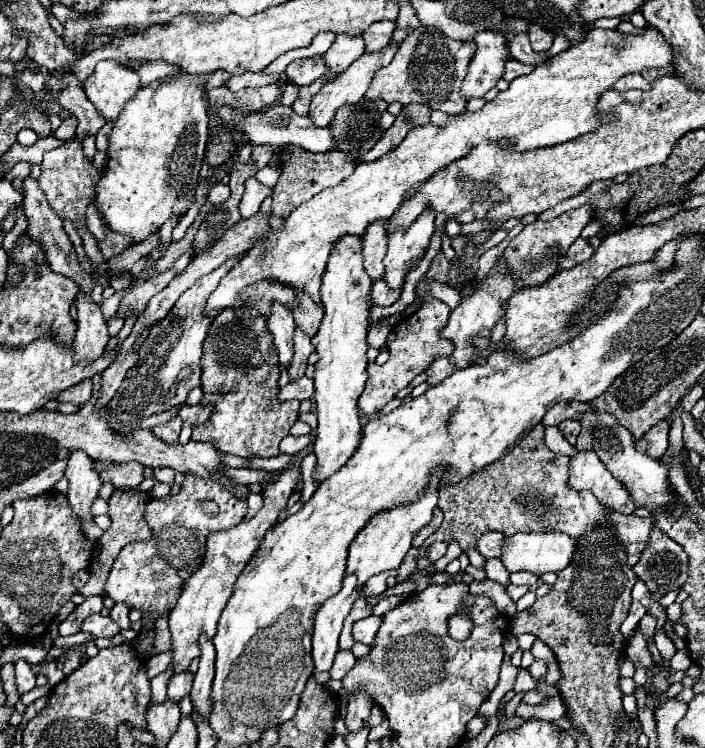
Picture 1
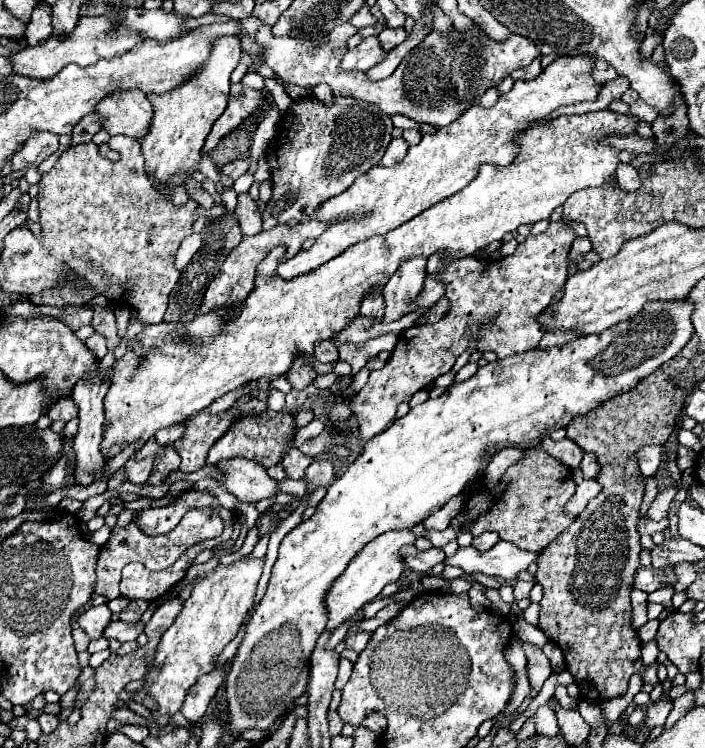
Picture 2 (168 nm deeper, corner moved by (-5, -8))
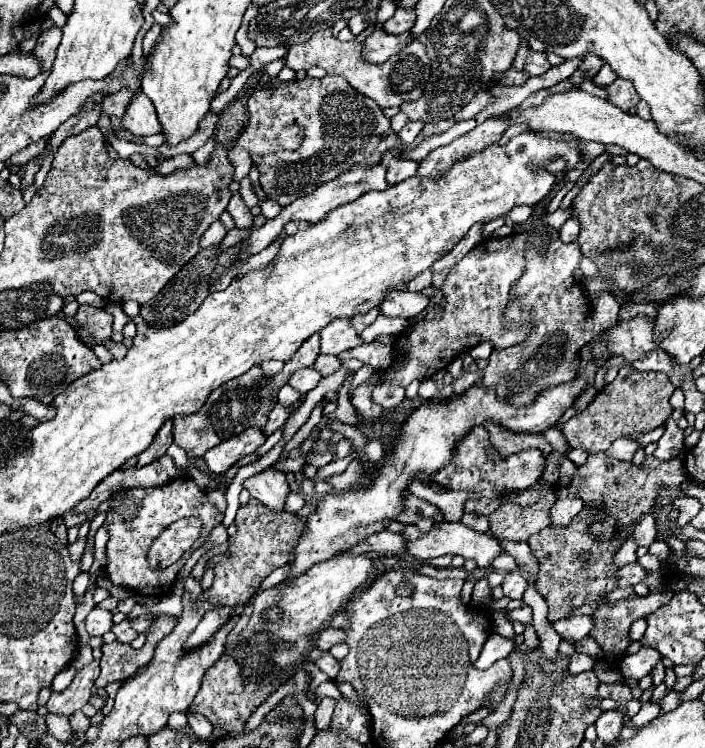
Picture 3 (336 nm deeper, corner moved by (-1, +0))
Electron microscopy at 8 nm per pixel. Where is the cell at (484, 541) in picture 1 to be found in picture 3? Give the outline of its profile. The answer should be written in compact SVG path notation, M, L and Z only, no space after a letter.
M464 513L460 521L462 521L464 525L468 525L470 529L478 531L478 533L486 533L486 531L490 529L488 517L484 517L484 515L476 515L476 513Z

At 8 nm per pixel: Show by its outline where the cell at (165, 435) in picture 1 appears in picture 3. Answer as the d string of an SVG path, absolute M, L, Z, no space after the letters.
M168 455L160 457L158 461L154 461L146 467L116 469L104 481L100 481L100 485L96 485L96 489L84 501L80 501L74 507L74 513L86 513L86 511L98 509L98 505L102 501L106 501L108 495L112 495L114 491L118 491L122 487L156 487L156 485L164 485L176 477L182 477L182 473Z

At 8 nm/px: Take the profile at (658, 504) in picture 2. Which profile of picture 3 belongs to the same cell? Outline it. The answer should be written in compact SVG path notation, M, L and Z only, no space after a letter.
M647 514L644 519L634 527L632 533L632 539L638 544L638 546L648 547L656 539L656 526L654 517L651 514Z

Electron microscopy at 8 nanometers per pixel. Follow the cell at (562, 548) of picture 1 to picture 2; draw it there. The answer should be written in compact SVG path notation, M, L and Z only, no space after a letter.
M500 541L492 549L480 553L474 547L458 549L454 557L448 557L446 563L464 569L466 573L484 573L500 577L506 581L516 581L520 571L528 571L530 563L536 563L540 553L518 549L508 541Z

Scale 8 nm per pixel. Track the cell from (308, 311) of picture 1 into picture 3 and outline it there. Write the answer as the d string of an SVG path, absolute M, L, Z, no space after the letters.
M315 333L304 341L291 360L284 363L280 373L266 375L258 365L254 365L248 373L244 373L244 377L236 377L236 381L228 381L220 385L220 389L216 389L216 393L208 397L204 409L198 409L196 413L188 413L188 415L184 413L182 417L174 417L174 443L186 451L192 451L196 457L202 457L208 449L216 447L218 443L234 435L240 435L246 427L264 427L268 421L268 413L276 405L278 387L286 385L288 377L294 371L302 367L310 367L318 357L318 353L320 353L320 335Z

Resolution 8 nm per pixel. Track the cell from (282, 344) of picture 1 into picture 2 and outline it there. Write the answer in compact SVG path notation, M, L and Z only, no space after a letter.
M294 361L292 363L292 373L288 373L288 381L294 389L304 389L310 381L314 381L316 369L310 361Z

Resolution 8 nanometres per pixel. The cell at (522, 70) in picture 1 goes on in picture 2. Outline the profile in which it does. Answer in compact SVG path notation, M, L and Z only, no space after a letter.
M534 59L528 67L522 67L522 69L518 69L518 71L512 71L510 77L512 77L514 81L530 81L530 79L536 79L536 77L540 75L540 71L542 71L540 59Z

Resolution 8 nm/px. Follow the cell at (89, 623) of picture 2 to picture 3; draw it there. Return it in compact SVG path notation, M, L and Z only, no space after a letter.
M94 607L90 611L90 615L86 617L86 629L92 637L102 637L104 633L108 633L112 629L112 613L104 611L100 607Z

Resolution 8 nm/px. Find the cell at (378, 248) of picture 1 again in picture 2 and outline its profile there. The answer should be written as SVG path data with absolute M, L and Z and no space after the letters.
M372 293L372 297L364 297L364 301L360 305L360 315L380 319L382 311L384 311L384 299L380 293Z

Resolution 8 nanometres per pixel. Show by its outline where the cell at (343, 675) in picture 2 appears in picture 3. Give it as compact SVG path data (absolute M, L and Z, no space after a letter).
M324 653L324 655L316 661L316 667L318 667L322 673L326 673L332 681L336 679L336 675L338 675L338 671L340 671L338 659L334 659L330 653Z

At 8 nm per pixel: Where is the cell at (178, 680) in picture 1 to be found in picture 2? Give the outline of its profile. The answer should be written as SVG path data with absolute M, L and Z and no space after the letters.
M224 667L200 677L200 681L196 681L196 685L192 685L192 689L188 691L188 697L184 699L184 705L180 709L182 715L190 723L198 723L206 715L208 705L222 683L224 683Z

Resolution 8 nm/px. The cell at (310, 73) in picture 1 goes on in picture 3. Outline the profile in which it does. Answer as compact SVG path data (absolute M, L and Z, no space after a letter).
M330 29L318 31L306 43L290 45L290 51L284 57L284 61L286 61L286 67L290 67L294 71L310 69L316 65L316 67L322 67L328 75L342 75L356 91L374 99L382 109L384 107L398 107L406 101L416 101L422 95L422 89L426 87L426 81L430 75L430 61L428 61L424 45L418 39L414 39L404 51L390 57L388 61L374 65L362 57L362 43L360 41L356 41L356 39L350 43L338 41L332 37Z

